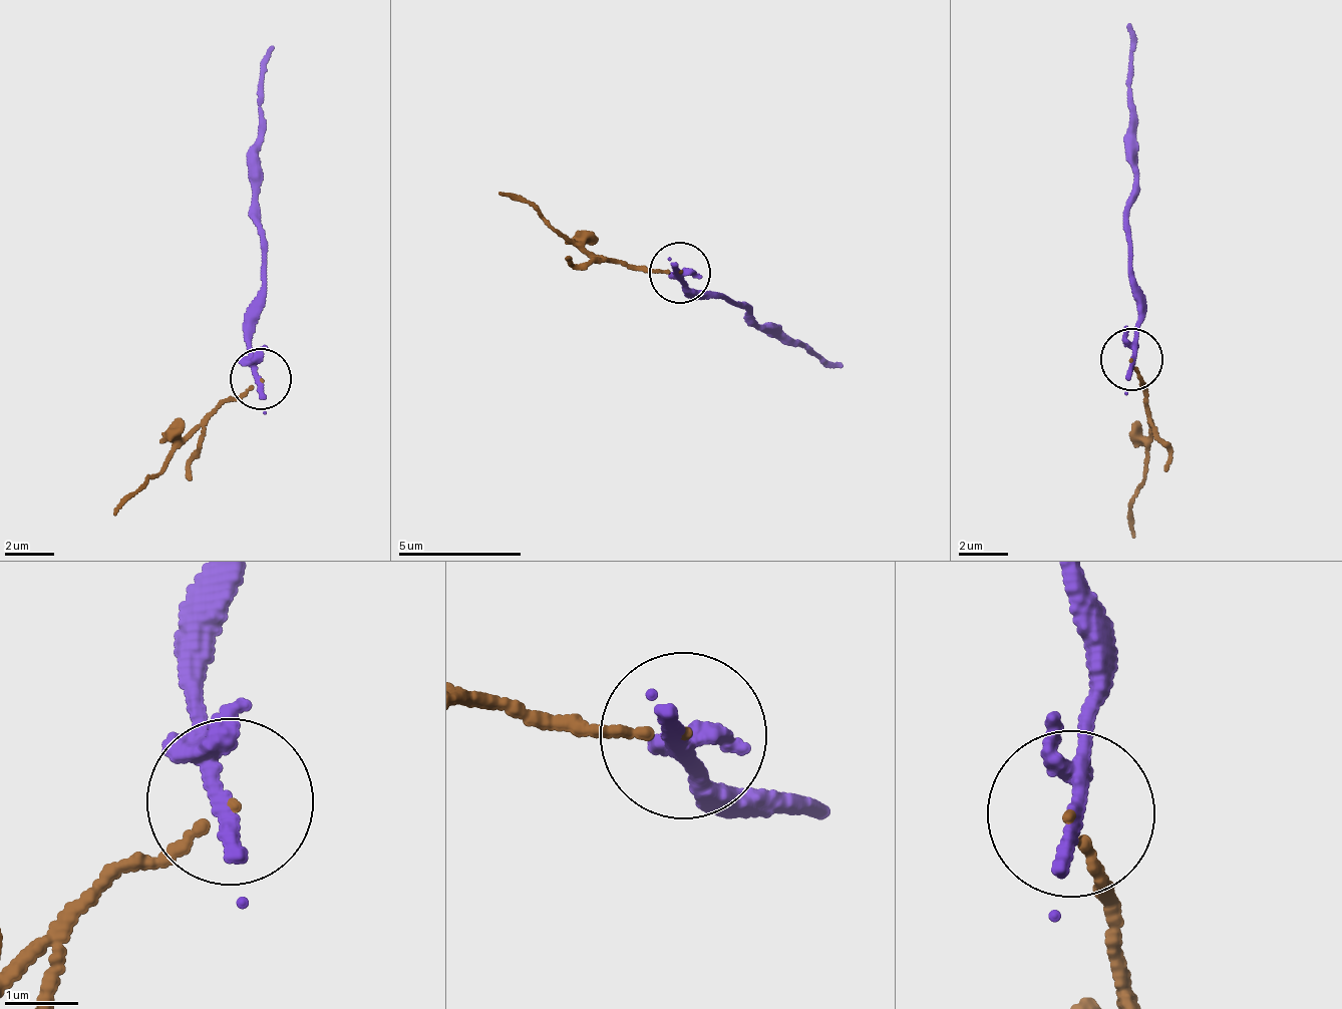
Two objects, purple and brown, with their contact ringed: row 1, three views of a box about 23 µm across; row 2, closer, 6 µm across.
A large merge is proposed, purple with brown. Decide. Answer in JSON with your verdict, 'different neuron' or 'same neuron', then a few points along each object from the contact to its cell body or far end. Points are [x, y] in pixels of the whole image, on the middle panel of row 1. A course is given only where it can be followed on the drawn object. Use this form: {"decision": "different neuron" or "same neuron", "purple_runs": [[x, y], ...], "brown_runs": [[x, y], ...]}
{"decision": "different neuron", "purple_runs": [[682, 271], [692, 291], [724, 297], [791, 342], [843, 367]], "brown_runs": [[682, 271], [641, 271], [597, 259], [498, 192]]}

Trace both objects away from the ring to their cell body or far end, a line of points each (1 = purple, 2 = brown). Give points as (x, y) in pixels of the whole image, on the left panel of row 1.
1: (261, 377), (253, 333), (261, 283), (256, 125), (261, 59), (275, 48)
2: (261, 377), (228, 399), (198, 436), (112, 513)

